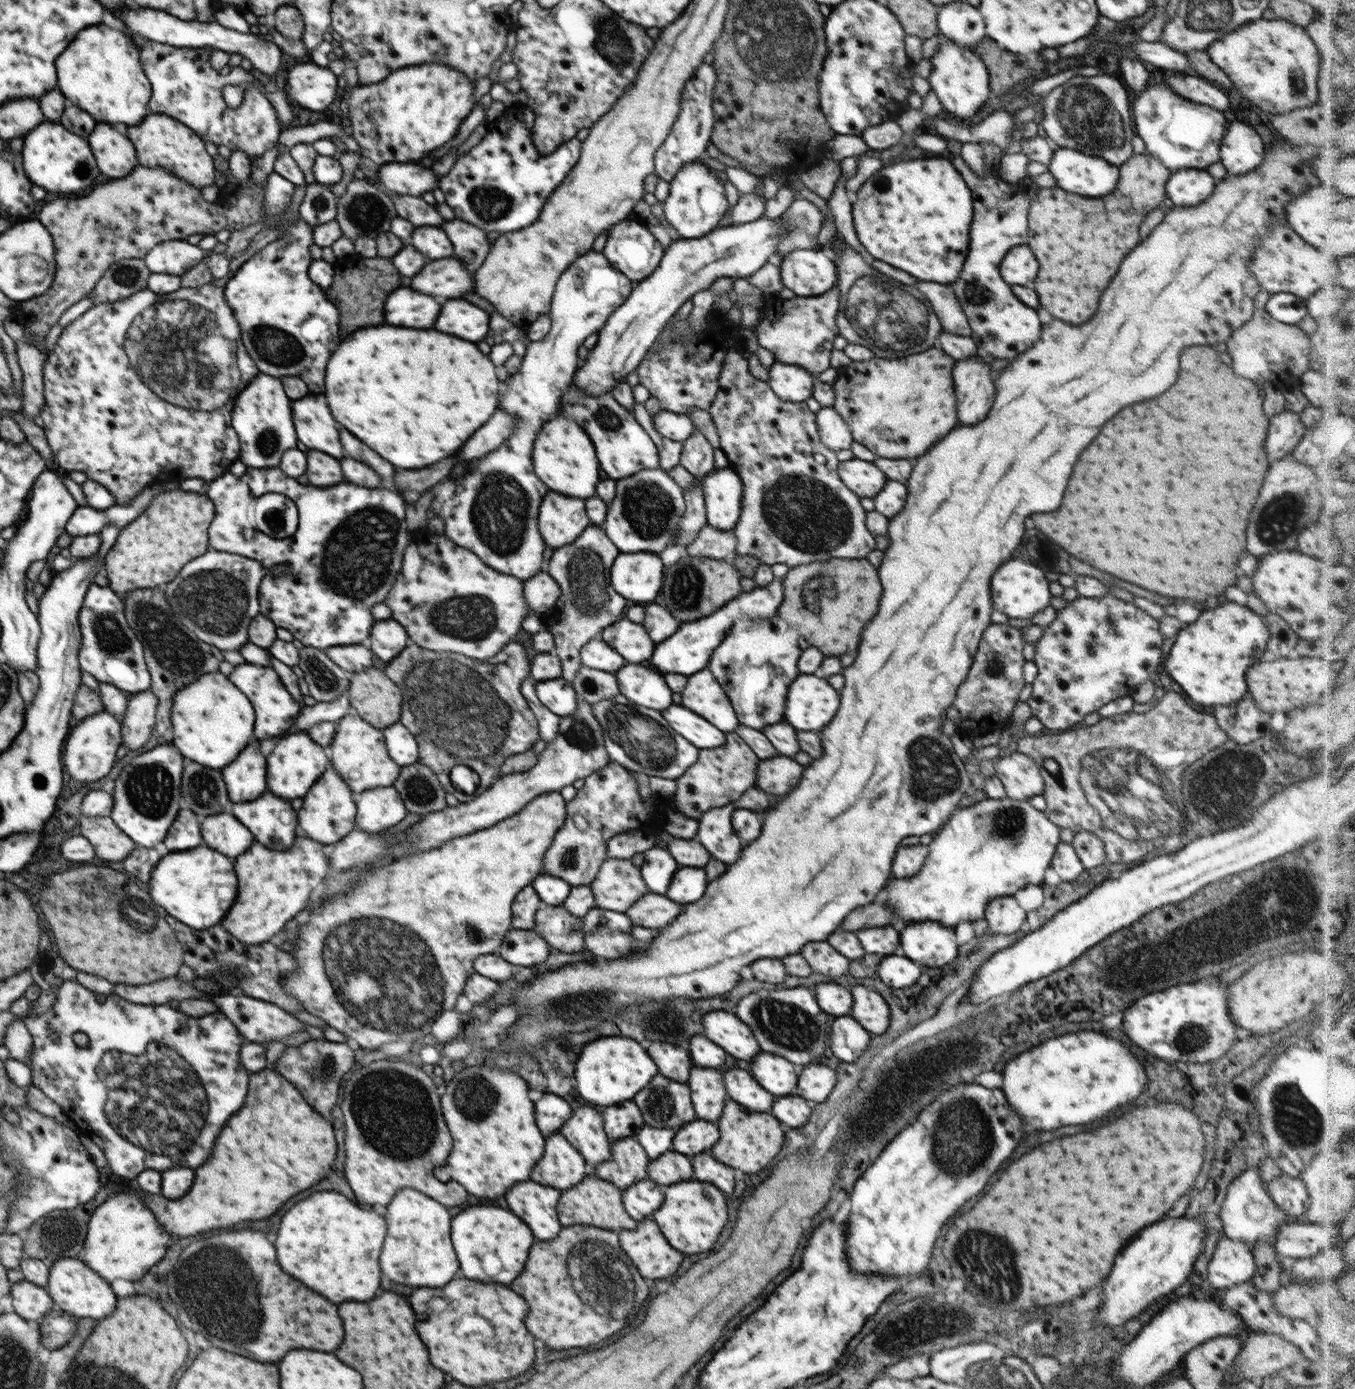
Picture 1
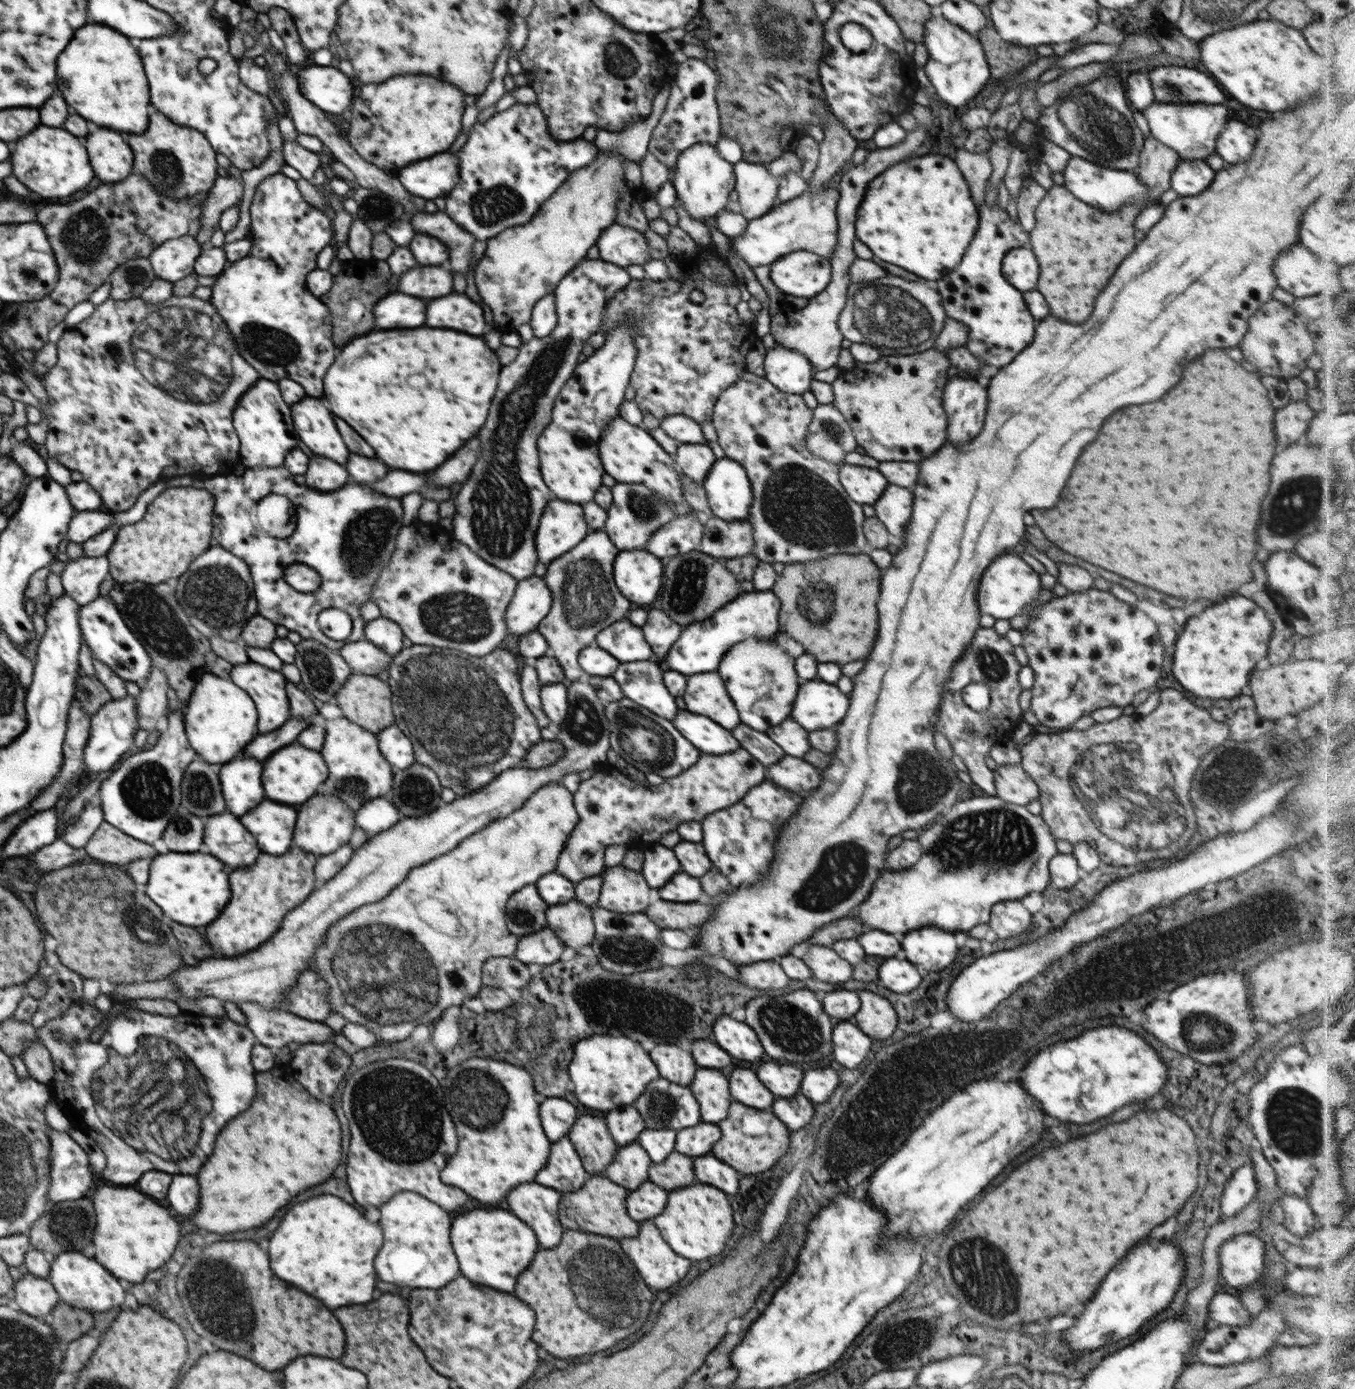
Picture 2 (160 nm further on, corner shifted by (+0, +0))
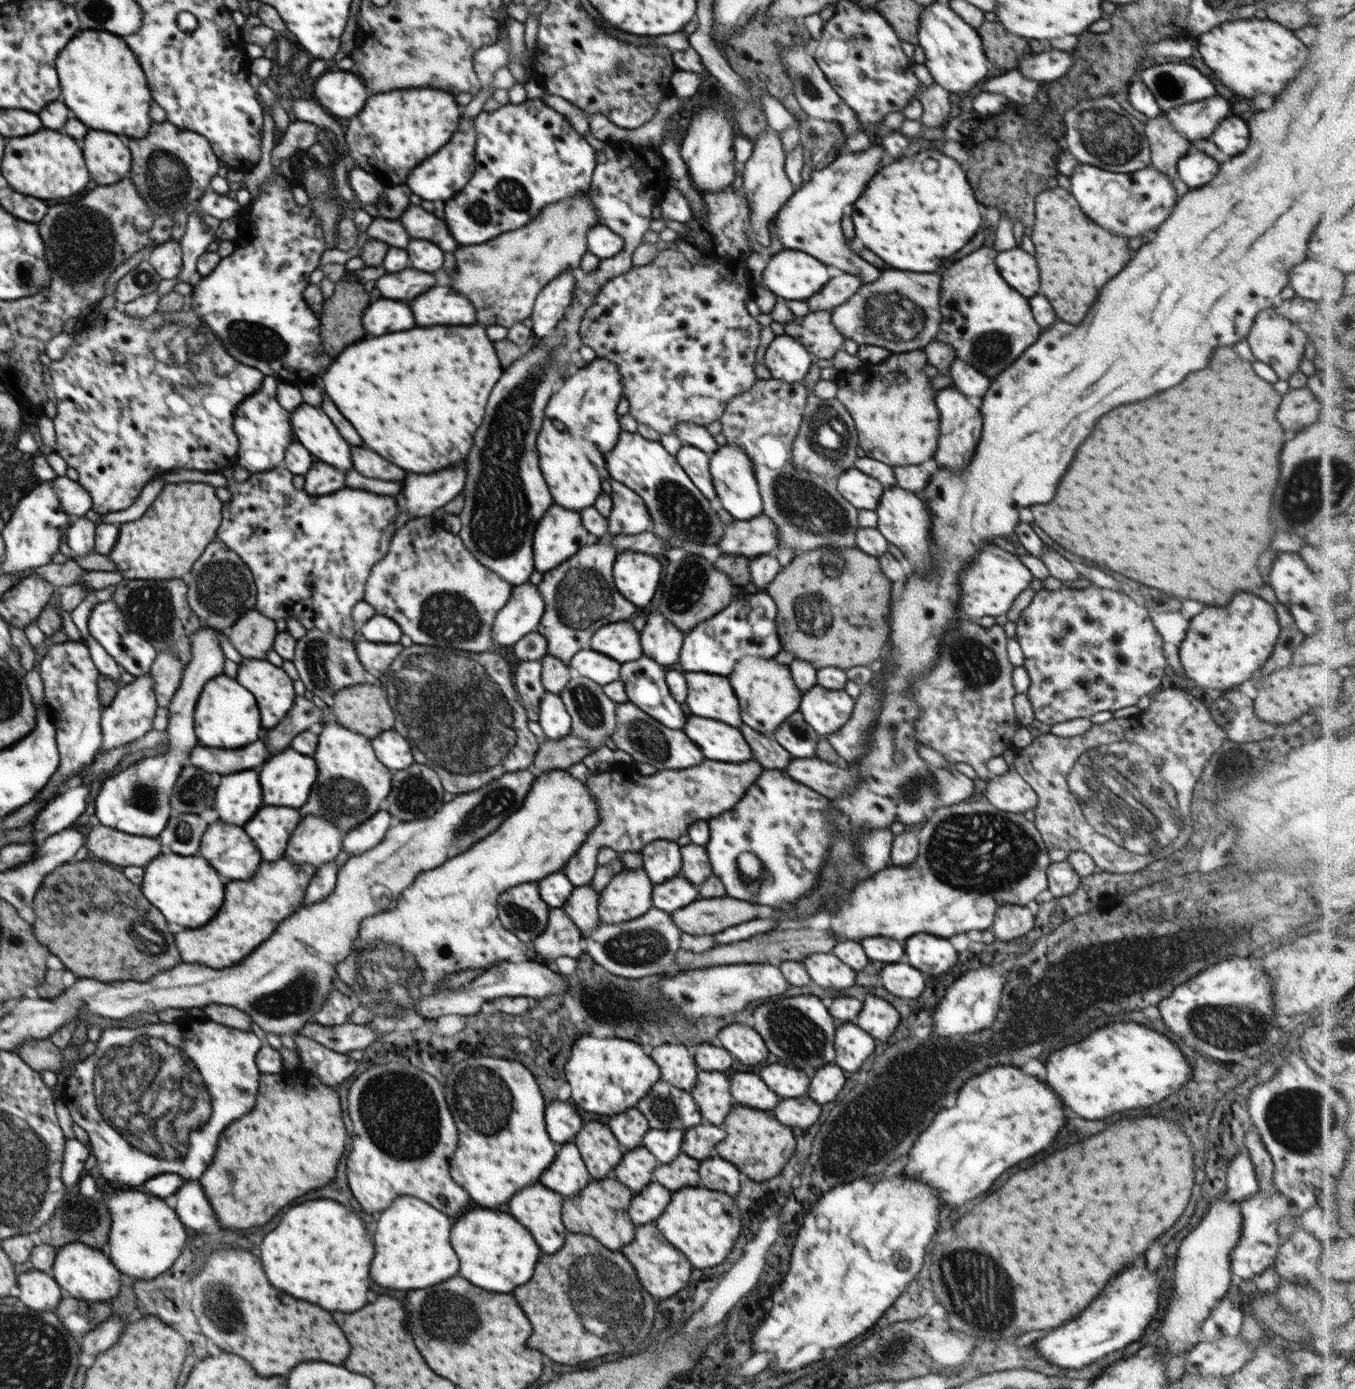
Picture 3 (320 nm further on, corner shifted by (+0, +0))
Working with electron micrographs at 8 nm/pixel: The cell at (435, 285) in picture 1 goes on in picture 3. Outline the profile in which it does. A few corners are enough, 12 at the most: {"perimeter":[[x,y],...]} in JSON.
{"perimeter":[[414,268],[377,278],[374,296],[416,298],[434,284],[432,274]]}

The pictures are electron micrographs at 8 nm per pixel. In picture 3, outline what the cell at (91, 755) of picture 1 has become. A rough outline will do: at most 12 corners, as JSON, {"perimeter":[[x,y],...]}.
{"perimeter":[[150,673],[117,690],[98,754],[144,736],[157,700]]}

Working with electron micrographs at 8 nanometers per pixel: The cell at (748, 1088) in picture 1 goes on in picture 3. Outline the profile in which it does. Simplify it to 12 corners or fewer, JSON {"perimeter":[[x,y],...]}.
{"perimeter":[[750,1072],[732,1076],[730,1094],[756,1110],[780,1098]]}

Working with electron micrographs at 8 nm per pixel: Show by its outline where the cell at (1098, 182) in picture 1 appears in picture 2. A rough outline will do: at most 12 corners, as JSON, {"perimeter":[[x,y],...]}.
{"perimeter":[[1071,156],[1064,186],[1078,200],[1119,212],[1145,202],[1148,187],[1133,171]]}

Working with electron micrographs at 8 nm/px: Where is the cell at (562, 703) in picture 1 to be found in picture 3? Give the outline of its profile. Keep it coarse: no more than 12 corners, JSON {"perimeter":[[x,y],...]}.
{"perimeter":[[558,694],[544,695],[537,721],[547,739],[571,734],[571,716]]}

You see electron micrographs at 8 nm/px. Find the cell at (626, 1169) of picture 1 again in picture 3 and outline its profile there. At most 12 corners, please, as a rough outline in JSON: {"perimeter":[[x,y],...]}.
{"perimeter":[[646,1147],[624,1151],[612,1175],[637,1194],[658,1160]]}

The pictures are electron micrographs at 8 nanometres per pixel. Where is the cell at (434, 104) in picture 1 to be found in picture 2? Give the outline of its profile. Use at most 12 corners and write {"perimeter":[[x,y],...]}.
{"perimeter":[[426,74],[364,85],[345,137],[395,173],[454,144],[464,95]]}

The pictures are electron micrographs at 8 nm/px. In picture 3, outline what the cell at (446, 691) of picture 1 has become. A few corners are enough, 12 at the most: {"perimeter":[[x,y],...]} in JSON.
{"perimeter":[[403,647],[386,690],[443,789],[531,769],[510,663]]}

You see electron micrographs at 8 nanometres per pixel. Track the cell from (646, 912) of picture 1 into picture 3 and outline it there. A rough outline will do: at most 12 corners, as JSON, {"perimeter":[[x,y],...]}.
{"perimeter":[[696,899],[670,912],[680,930],[718,934],[758,919],[760,905]]}

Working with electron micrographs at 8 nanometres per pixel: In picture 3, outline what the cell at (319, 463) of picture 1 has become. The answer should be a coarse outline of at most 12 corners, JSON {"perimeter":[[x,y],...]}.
{"perimeter":[[316,462],[304,475],[308,494],[344,488],[344,472]]}

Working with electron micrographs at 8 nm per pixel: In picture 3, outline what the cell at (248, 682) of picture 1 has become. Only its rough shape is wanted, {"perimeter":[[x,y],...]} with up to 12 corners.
{"perimeter":[[245,658],[236,680],[256,696],[262,726],[295,702],[292,680],[266,659]]}

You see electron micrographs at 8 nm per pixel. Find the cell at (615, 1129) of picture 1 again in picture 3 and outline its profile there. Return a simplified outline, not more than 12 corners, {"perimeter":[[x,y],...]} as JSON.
{"perimeter":[[636,1108],[610,1120],[627,1151],[643,1146],[646,1118]]}

